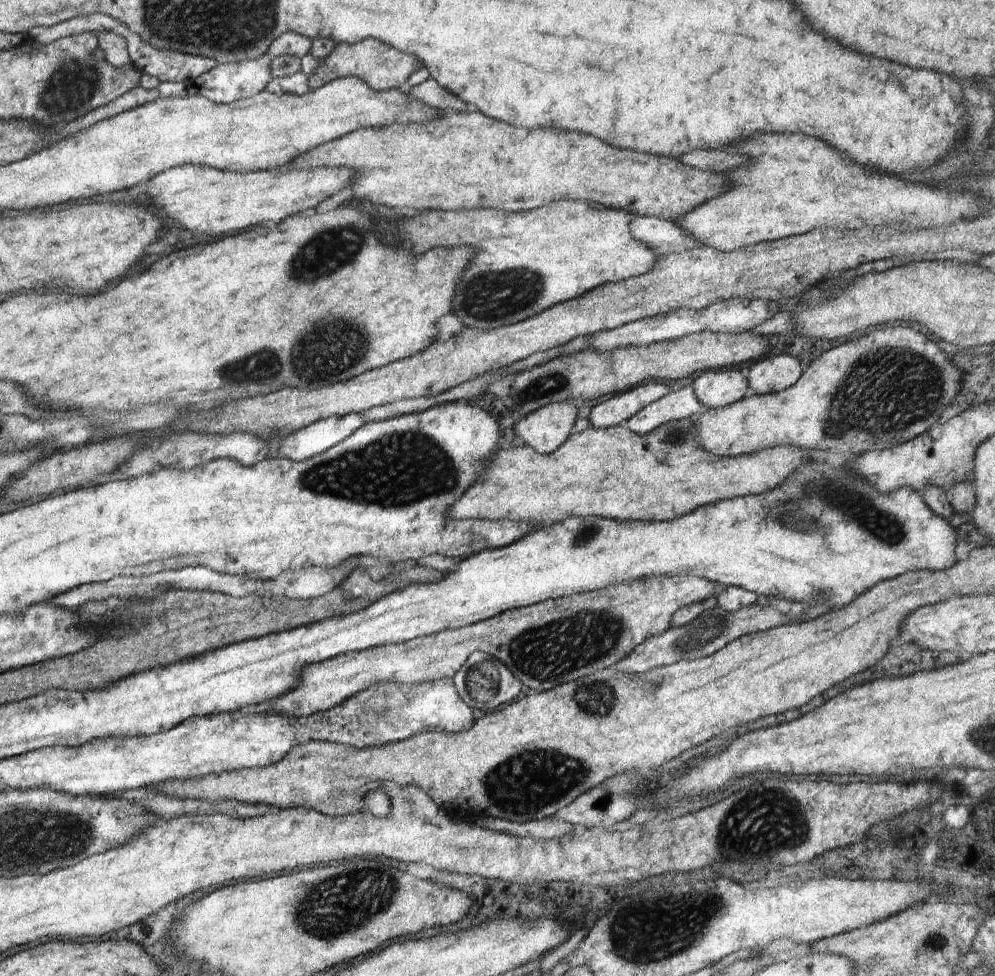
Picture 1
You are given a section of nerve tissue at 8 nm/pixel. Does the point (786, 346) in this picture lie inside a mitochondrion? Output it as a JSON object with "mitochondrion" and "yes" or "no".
{"mitochondrion":"no"}

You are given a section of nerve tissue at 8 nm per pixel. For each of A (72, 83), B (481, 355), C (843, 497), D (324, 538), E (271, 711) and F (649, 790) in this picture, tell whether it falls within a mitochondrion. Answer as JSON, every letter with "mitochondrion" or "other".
{"A":"mitochondrion","B":"other","C":"mitochondrion","D":"other","E":"other","F":"other"}

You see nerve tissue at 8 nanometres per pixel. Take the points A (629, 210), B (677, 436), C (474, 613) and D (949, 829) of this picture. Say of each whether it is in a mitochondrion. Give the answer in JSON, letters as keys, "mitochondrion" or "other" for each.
{"A":"other","B":"mitochondrion","C":"other","D":"other"}

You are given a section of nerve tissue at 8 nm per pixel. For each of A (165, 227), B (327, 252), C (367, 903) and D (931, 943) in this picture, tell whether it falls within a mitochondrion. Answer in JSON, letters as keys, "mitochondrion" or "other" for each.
{"A":"other","B":"mitochondrion","C":"mitochondrion","D":"mitochondrion"}

